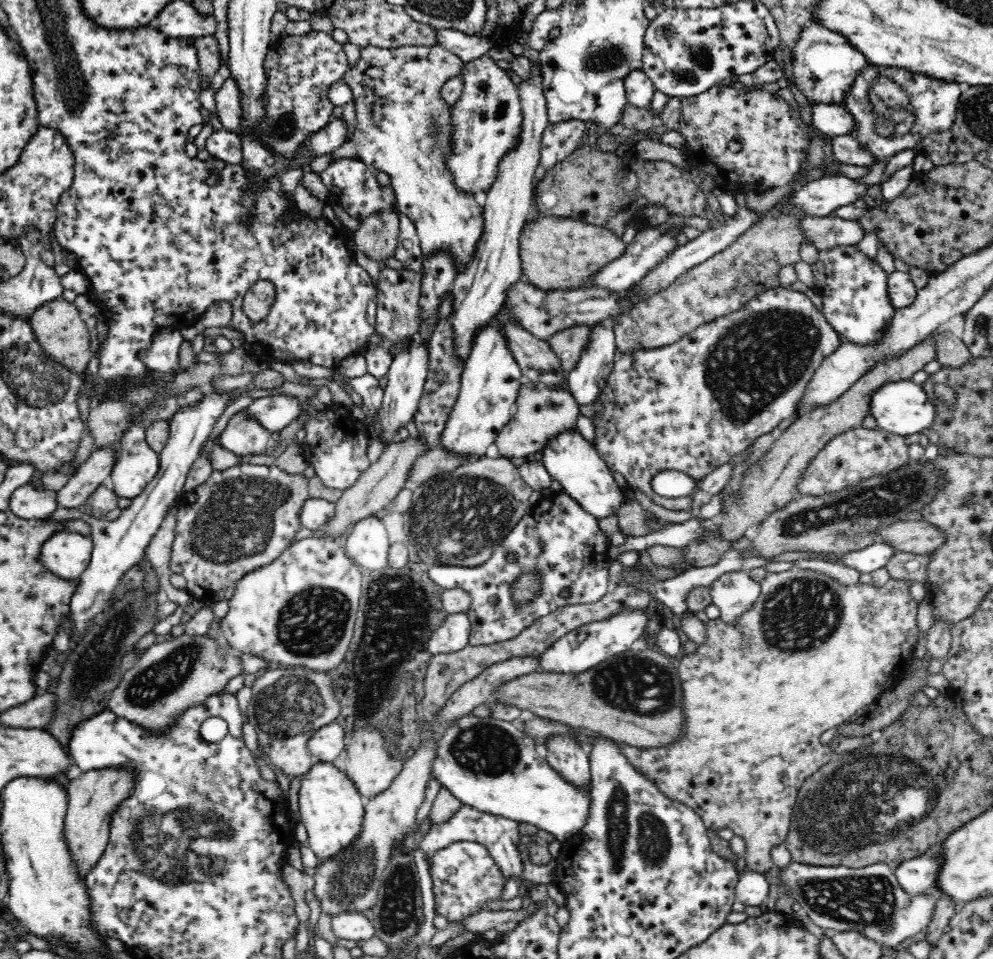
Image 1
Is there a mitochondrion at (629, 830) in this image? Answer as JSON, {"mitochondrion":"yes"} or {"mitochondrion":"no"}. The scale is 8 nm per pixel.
{"mitochondrion":"yes"}

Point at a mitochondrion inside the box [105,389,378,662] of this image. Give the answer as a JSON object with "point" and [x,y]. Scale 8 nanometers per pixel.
{"point":[236,521]}

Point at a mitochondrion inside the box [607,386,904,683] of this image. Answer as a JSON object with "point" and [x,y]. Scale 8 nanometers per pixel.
{"point":[801,614]}

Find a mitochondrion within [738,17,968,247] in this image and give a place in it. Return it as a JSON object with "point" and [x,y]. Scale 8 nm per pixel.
{"point":[893,113]}

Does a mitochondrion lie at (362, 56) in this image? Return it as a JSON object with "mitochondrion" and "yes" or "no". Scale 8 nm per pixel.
{"mitochondrion":"no"}

